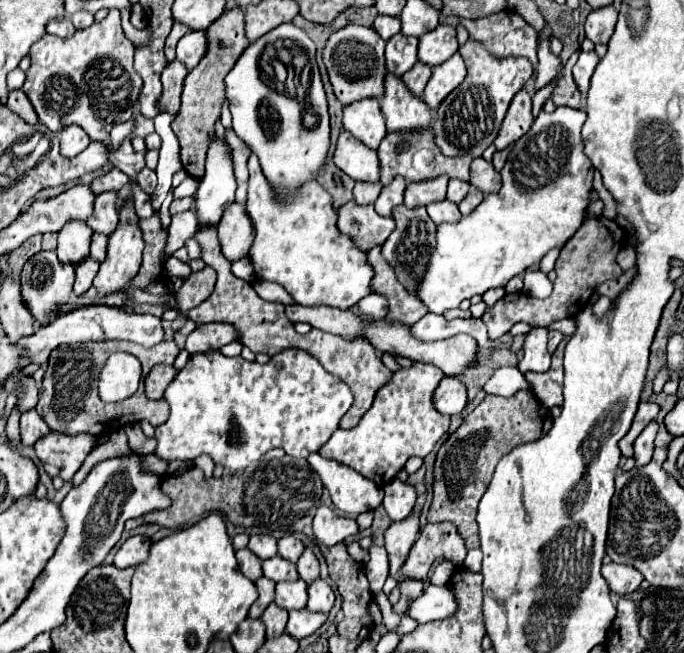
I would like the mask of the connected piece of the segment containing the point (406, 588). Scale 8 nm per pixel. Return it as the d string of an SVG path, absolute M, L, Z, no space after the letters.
M406 578L406 580L400 580L400 582L398 582L398 588L400 588L400 600L398 600L398 604L394 604L394 612L402 616L402 614L406 612L406 608L408 608L408 604L410 604L416 596L420 596L420 592L422 592L422 582L416 580L416 578Z

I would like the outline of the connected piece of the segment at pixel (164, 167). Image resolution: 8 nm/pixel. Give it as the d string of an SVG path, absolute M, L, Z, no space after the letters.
M160 114L154 118L154 124L156 124L156 132L160 134L162 138L162 146L160 146L160 160L158 160L158 168L156 168L156 174L158 174L158 186L150 198L152 202L152 208L158 212L160 210L160 204L164 202L164 198L168 196L170 192L170 184L172 184L172 176L182 170L182 162L180 162L180 146L178 146L178 138L174 136L170 124L174 120L175 115Z

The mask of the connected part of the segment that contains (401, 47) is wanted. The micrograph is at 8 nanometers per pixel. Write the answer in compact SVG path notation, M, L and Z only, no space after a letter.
M394 34L386 42L386 68L388 68L388 72L392 72L396 76L402 76L404 72L408 72L418 60L416 50L418 50L418 38Z

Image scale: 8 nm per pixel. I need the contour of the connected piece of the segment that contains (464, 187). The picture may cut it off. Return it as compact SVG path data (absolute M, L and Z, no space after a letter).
M450 180L448 182L448 192L446 192L446 198L450 200L450 202L454 202L454 204L458 204L466 194L468 194L468 190L470 190L470 184L468 182L464 182L464 180Z

